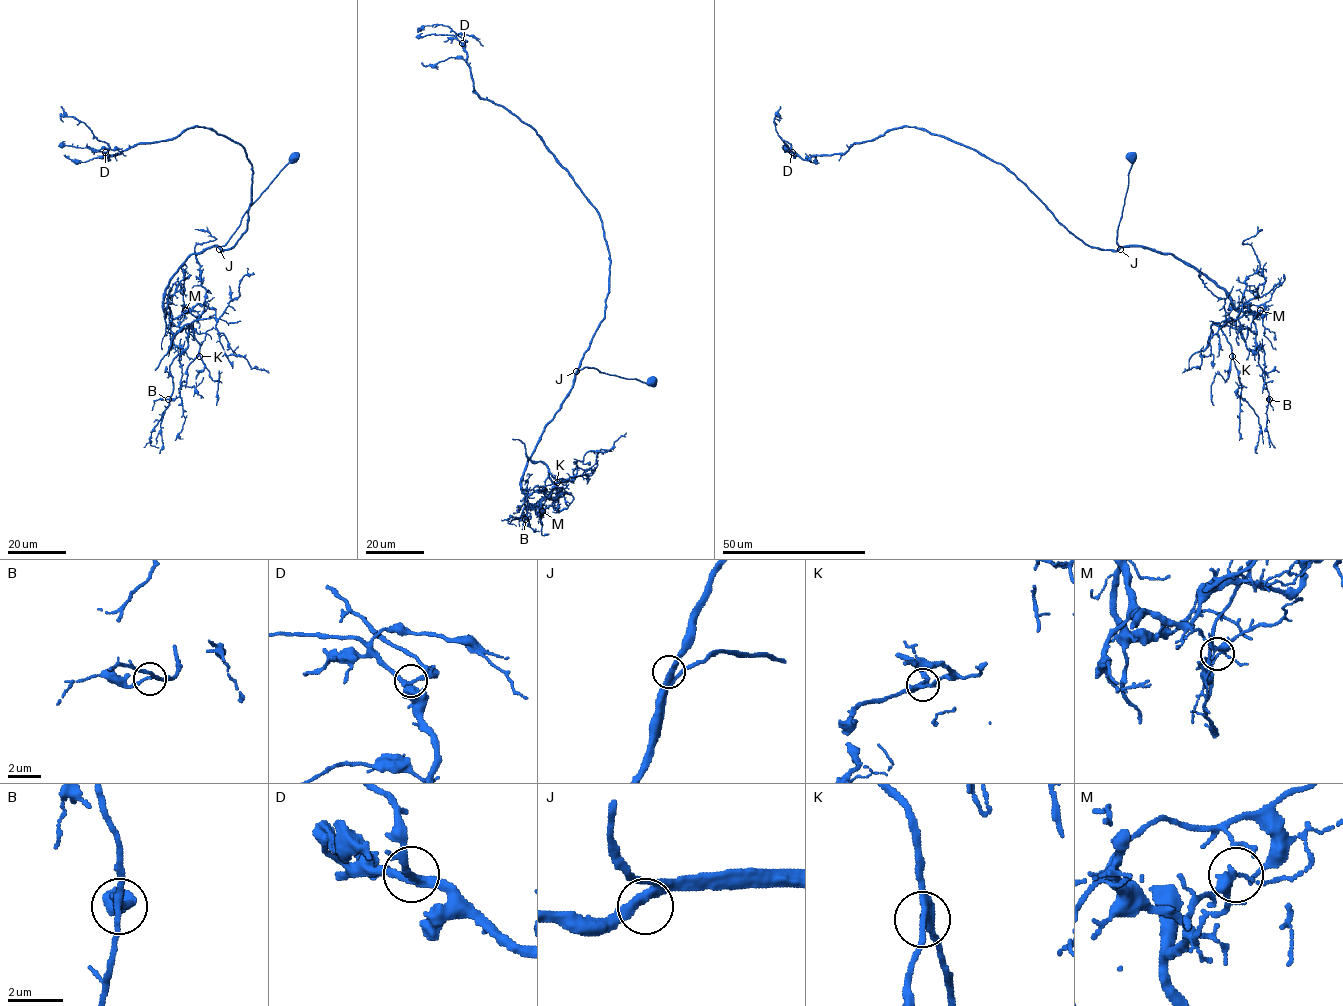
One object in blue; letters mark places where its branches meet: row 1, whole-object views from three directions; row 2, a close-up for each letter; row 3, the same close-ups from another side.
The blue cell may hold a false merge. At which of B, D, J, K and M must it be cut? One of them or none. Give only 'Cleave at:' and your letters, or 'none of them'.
Cleave at: M

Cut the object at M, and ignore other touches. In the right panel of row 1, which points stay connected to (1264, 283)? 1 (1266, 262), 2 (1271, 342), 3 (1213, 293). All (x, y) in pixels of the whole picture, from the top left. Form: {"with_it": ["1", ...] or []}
{"with_it": ["1", "2"]}

